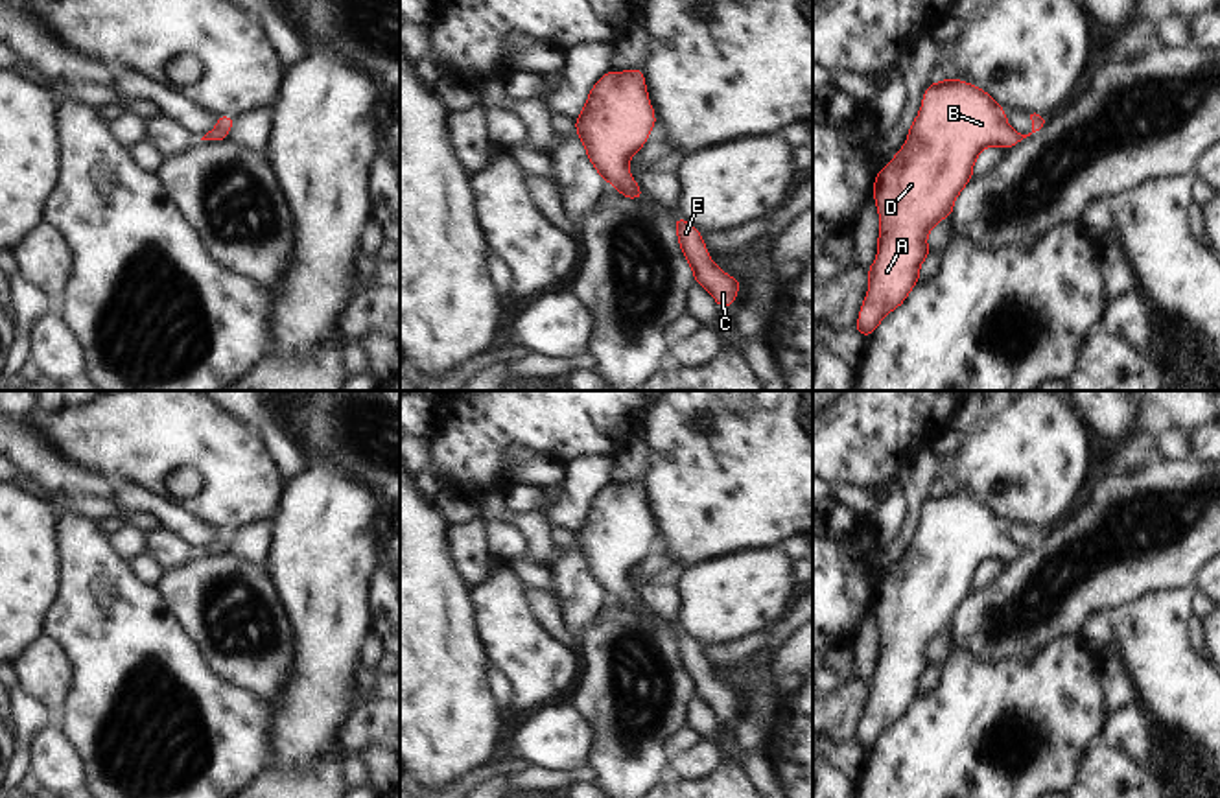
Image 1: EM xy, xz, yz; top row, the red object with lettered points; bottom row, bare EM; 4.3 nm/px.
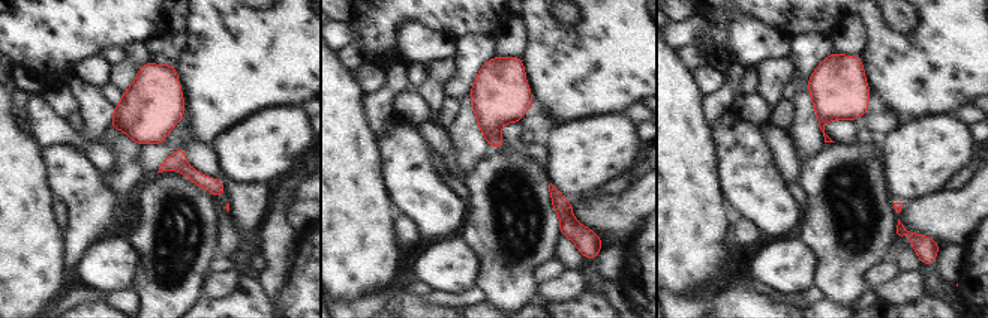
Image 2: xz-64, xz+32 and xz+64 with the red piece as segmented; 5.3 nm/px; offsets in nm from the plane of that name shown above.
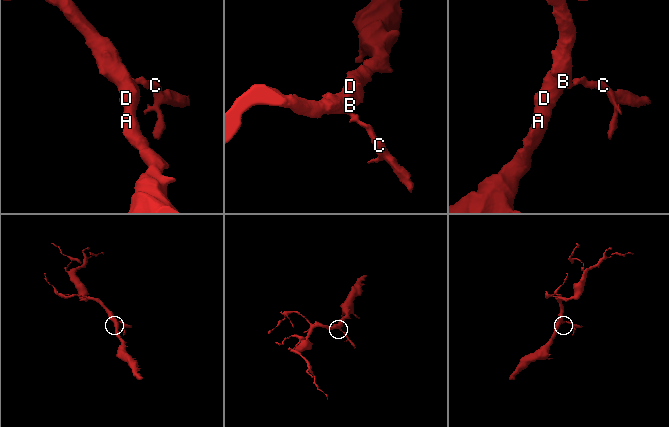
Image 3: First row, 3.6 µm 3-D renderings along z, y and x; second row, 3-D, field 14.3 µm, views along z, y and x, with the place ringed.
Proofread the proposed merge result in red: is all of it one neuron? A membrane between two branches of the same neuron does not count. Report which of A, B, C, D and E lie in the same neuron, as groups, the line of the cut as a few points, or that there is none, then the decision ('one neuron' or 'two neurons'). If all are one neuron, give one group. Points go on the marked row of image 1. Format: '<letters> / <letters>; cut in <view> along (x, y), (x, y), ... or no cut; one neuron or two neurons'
A B C D E; no cut; one neuron

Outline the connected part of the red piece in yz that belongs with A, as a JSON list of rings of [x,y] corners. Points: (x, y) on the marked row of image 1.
[[[956,77],[927,87],[903,147],[877,170],[874,181],[872,199],[881,229],[855,323],[862,339],[921,282],[920,267],[933,252],[927,236],[944,217],[951,217],[955,199],[973,179],[980,151],[990,146],[1010,151],[1045,123],[1036,112],[1030,120],[1028,135],[1014,131],[1006,111],[986,90]]]

